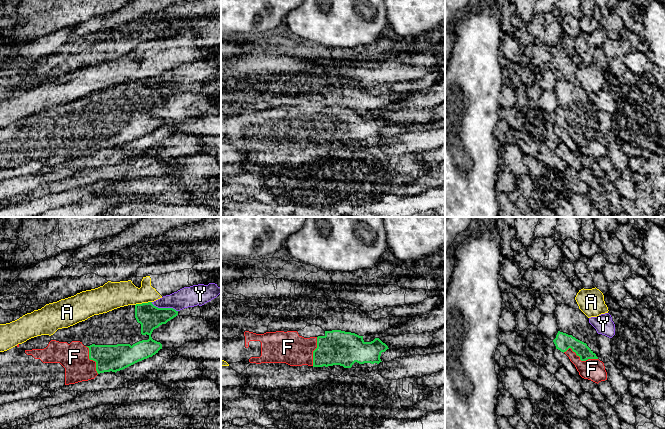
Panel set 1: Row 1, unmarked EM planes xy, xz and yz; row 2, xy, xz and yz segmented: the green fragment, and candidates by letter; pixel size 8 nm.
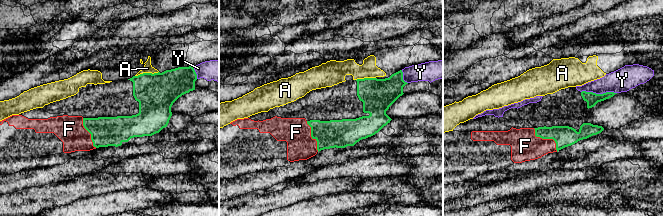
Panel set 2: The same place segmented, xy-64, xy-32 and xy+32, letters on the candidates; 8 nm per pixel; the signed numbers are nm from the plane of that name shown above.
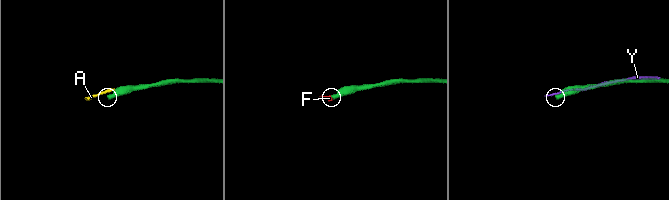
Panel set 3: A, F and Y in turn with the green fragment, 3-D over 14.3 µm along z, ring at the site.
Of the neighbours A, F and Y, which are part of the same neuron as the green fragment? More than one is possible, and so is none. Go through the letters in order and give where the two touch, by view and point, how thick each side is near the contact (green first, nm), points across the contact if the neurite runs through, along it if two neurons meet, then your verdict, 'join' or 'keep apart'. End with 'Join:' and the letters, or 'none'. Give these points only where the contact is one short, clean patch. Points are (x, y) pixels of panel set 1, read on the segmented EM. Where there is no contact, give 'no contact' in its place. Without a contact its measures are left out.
A: meets green in xy at (143, 303); 200 nm thick on the green side, 220 nm on the other; border along xy (151, 301), (135, 305); keep apart
F: meets green in yz at (580, 359); 140 nm thick on the green side, 180 nm on the other; join
Y: meets green in xy at (164, 308); 200 nm thick on the green side, 160 nm on the other; keep apart
Join: F

